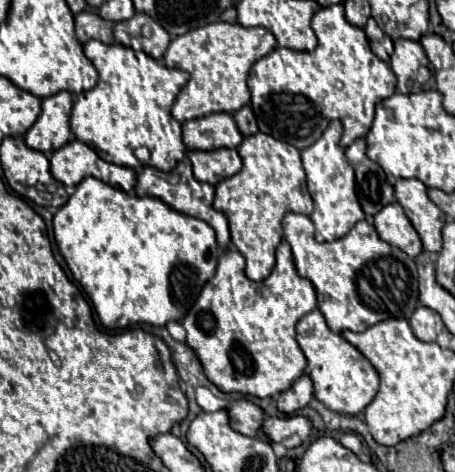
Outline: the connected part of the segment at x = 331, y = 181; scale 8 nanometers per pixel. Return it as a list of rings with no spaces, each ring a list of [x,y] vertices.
[[[331,120],[323,136],[311,144],[309,148],[301,150],[303,168],[307,174],[307,188],[313,198],[315,210],[311,212],[311,220],[315,224],[315,240],[317,242],[331,242],[345,236],[359,220],[365,220],[365,212],[355,194],[355,174],[353,168],[339,144],[343,126],[339,120]]]

